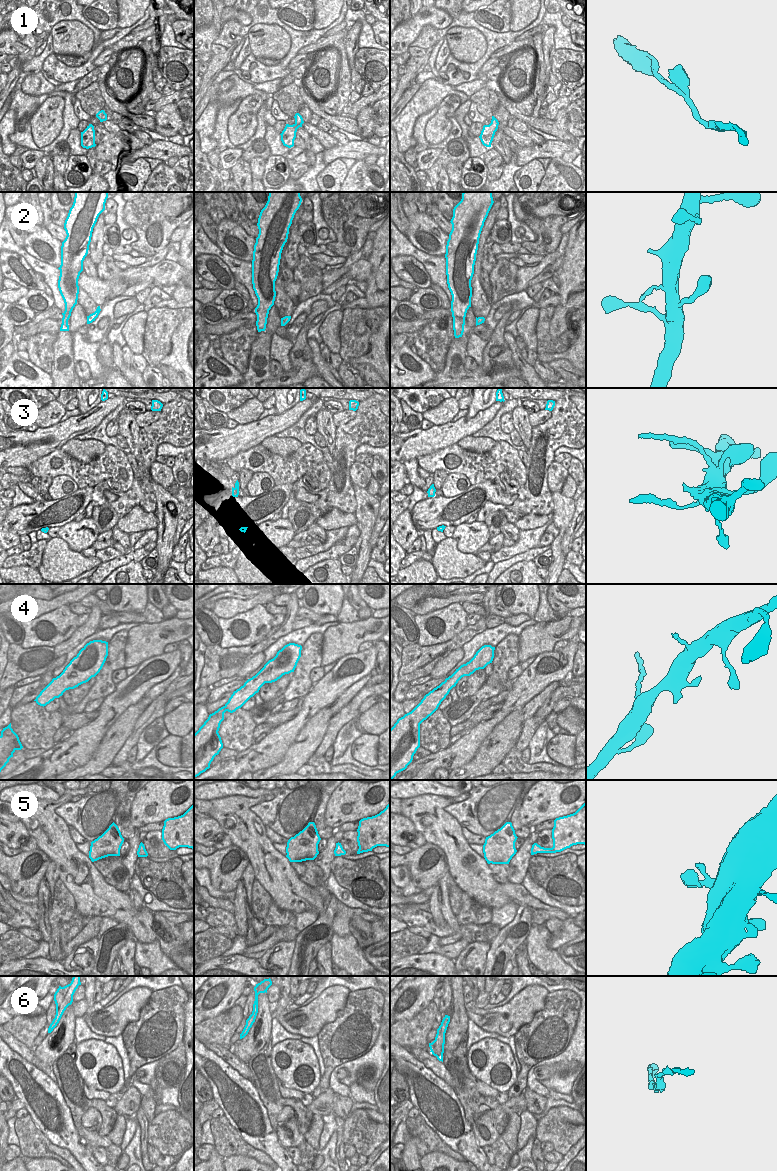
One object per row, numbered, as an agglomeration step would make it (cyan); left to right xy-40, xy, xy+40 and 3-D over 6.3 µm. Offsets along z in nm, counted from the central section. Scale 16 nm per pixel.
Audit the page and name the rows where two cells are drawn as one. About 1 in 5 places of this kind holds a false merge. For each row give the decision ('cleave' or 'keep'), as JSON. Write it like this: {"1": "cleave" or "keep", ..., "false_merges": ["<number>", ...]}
{"1": "keep", "2": "keep", "3": "cleave", "4": "keep", "5": "keep", "6": "keep", "false_merges": ["3"]}

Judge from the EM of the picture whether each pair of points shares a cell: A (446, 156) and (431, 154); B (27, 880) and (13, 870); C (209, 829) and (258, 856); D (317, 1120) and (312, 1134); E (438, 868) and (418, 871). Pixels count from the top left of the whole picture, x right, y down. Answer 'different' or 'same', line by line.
A: different
B: same
C: different
D: same
E: same

